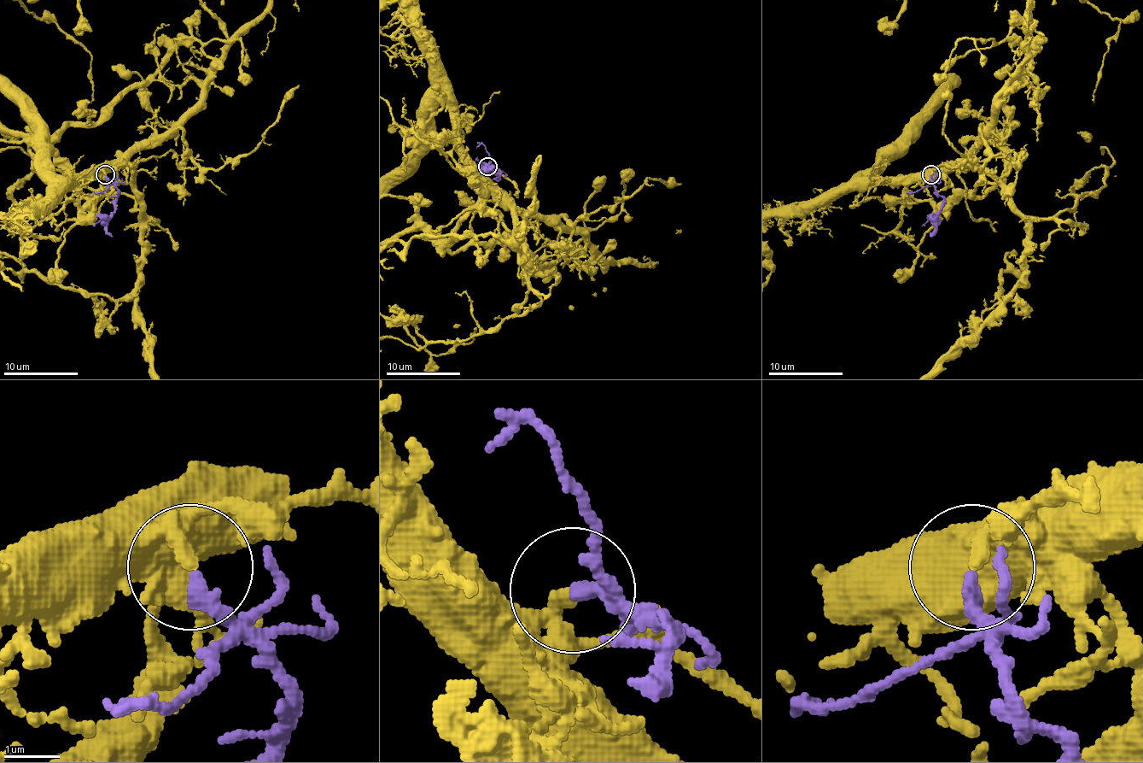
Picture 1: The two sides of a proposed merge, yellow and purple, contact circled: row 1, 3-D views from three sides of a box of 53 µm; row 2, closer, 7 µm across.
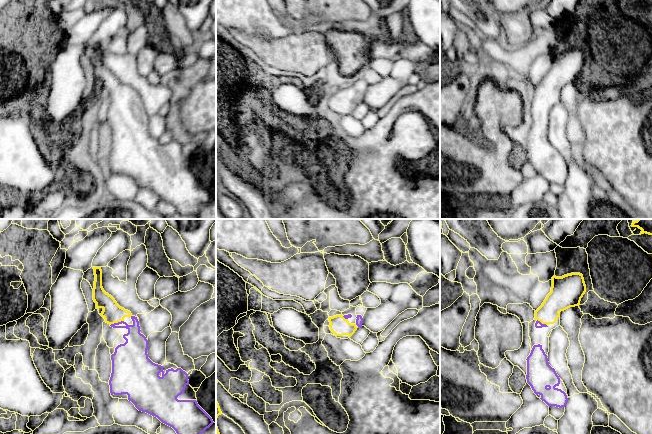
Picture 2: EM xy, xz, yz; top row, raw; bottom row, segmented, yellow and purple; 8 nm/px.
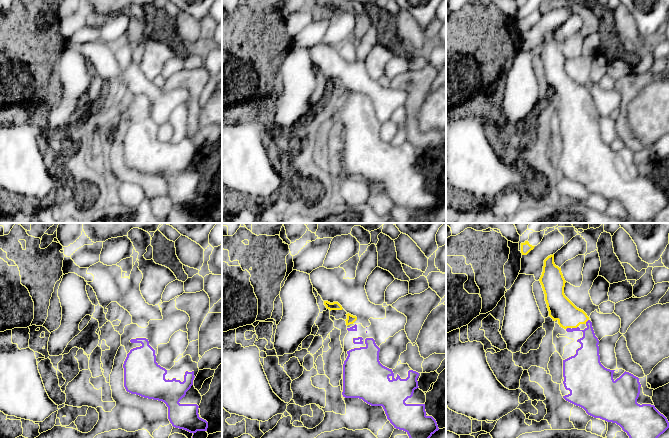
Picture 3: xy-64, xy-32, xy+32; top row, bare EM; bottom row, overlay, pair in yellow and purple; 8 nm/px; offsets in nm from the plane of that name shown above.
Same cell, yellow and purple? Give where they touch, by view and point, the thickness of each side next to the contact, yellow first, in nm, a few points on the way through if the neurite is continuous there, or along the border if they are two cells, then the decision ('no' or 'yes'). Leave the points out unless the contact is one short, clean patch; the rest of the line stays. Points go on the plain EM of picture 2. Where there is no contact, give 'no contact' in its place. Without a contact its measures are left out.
contact xy (116, 98); calibres 160 and 190 nm; way xy (112, 88), (116, 98), (133, 108), (136, 121); yes

